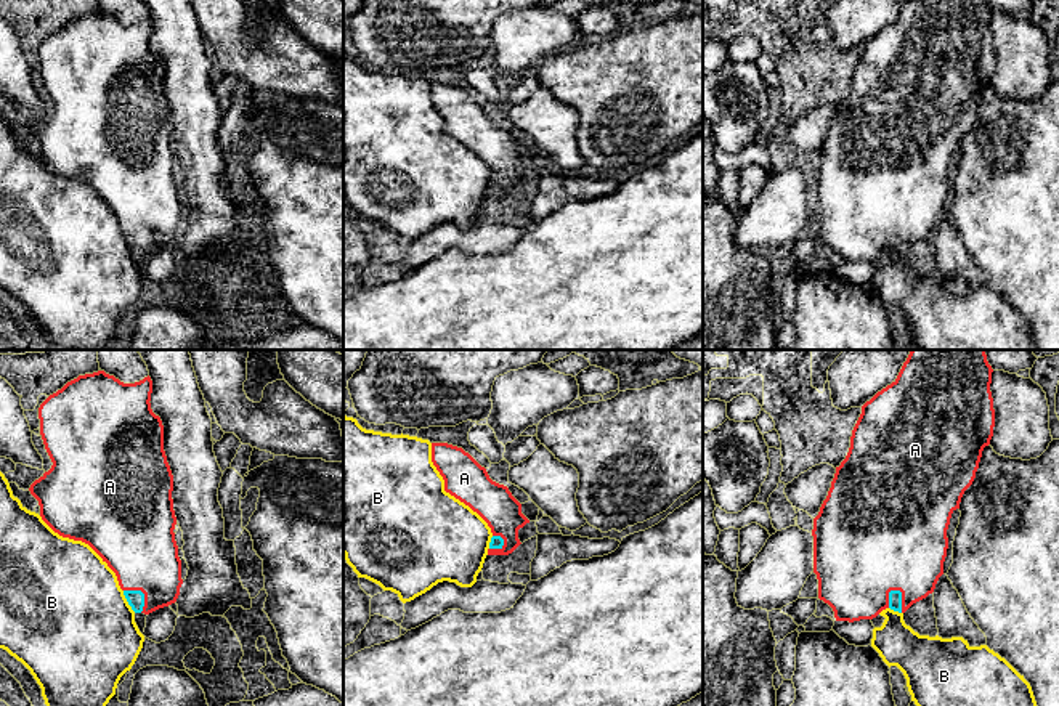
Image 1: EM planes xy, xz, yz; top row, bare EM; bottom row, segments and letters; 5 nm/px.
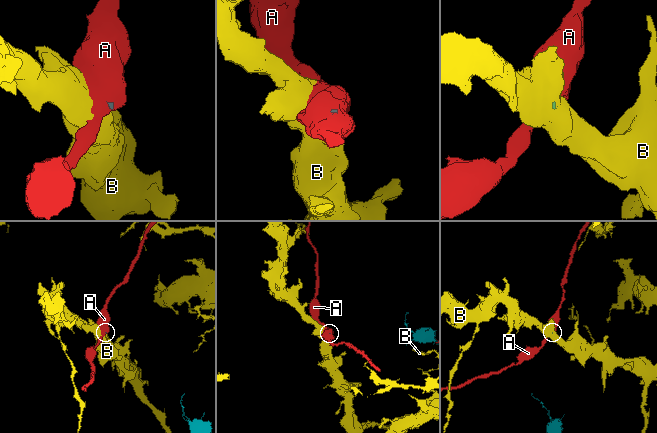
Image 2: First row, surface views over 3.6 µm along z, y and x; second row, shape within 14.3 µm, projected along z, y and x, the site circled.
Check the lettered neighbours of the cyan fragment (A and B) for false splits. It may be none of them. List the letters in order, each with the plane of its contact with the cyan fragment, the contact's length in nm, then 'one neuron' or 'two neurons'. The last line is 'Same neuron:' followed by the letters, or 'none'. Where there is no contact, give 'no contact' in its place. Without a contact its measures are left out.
A: contact in yz; length 130 nm; one neuron
B: contact in xy; length 130 nm; two neurons
Same neuron: A

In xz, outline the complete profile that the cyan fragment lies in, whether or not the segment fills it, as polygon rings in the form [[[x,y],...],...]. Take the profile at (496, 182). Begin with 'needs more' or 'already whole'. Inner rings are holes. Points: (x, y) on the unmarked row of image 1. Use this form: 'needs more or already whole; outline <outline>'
needs more; outline [[[432,83],[432,103],[444,120],[444,132],[469,146],[491,168],[488,196],[512,194],[521,185],[518,170],[530,160],[509,128],[493,122],[486,109],[462,88]]]

